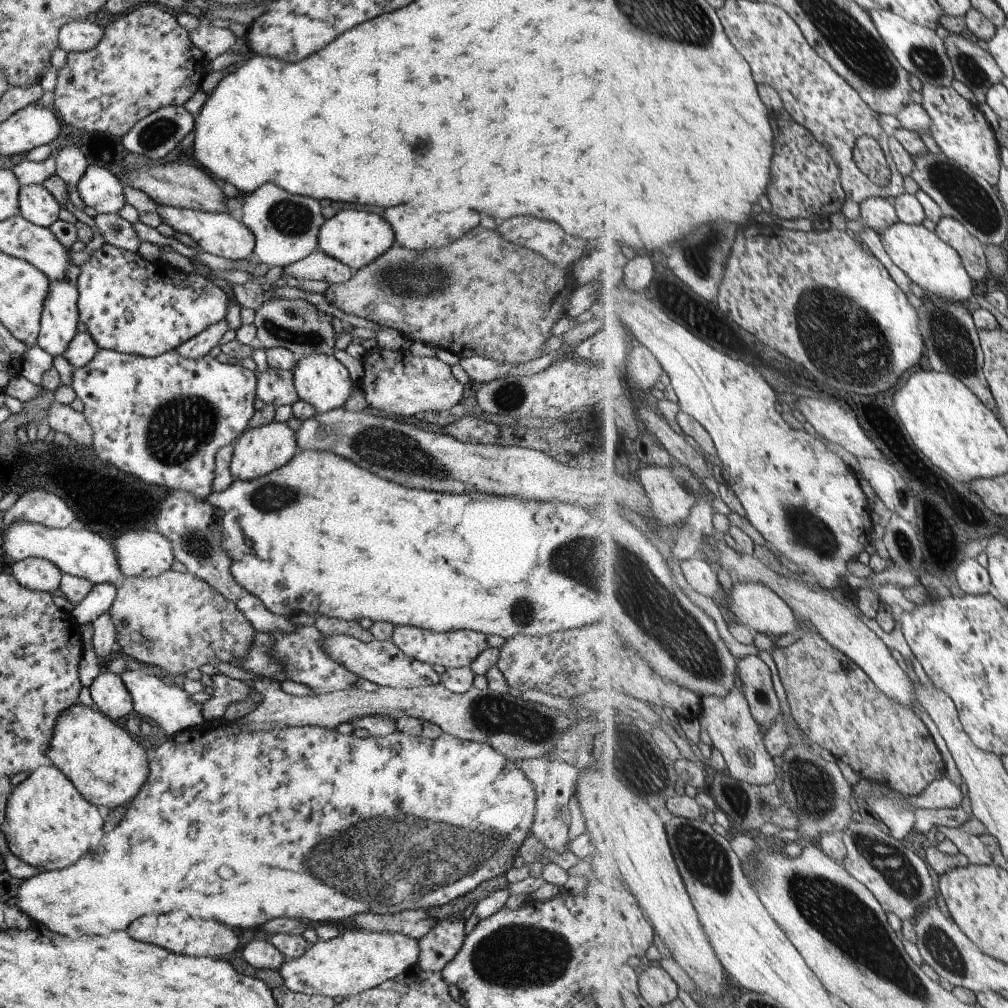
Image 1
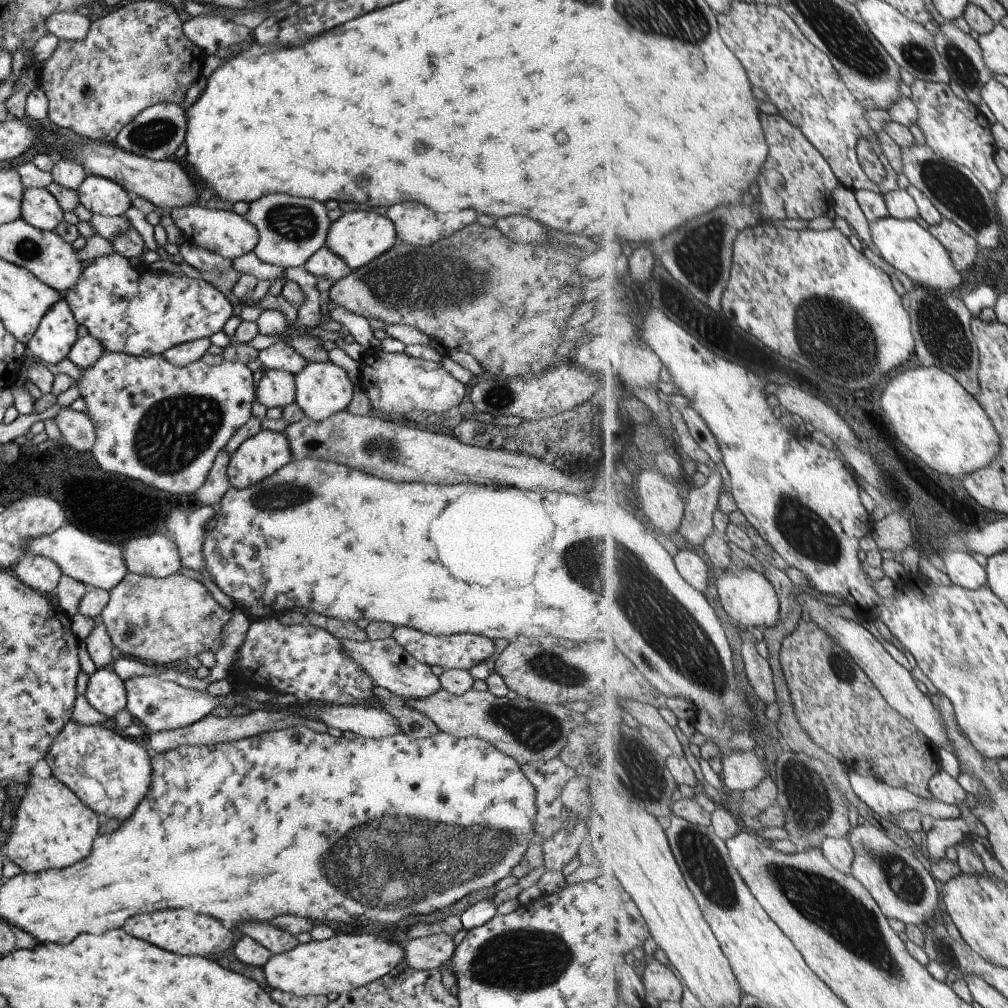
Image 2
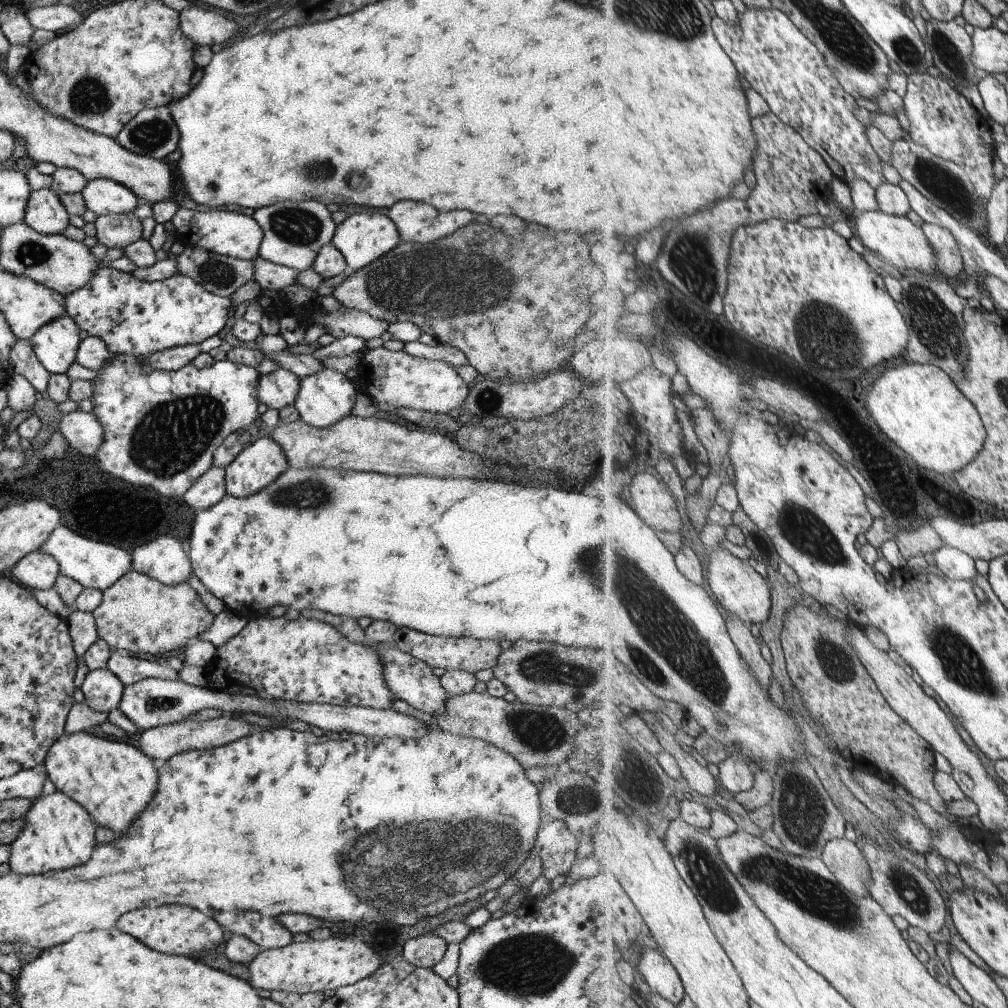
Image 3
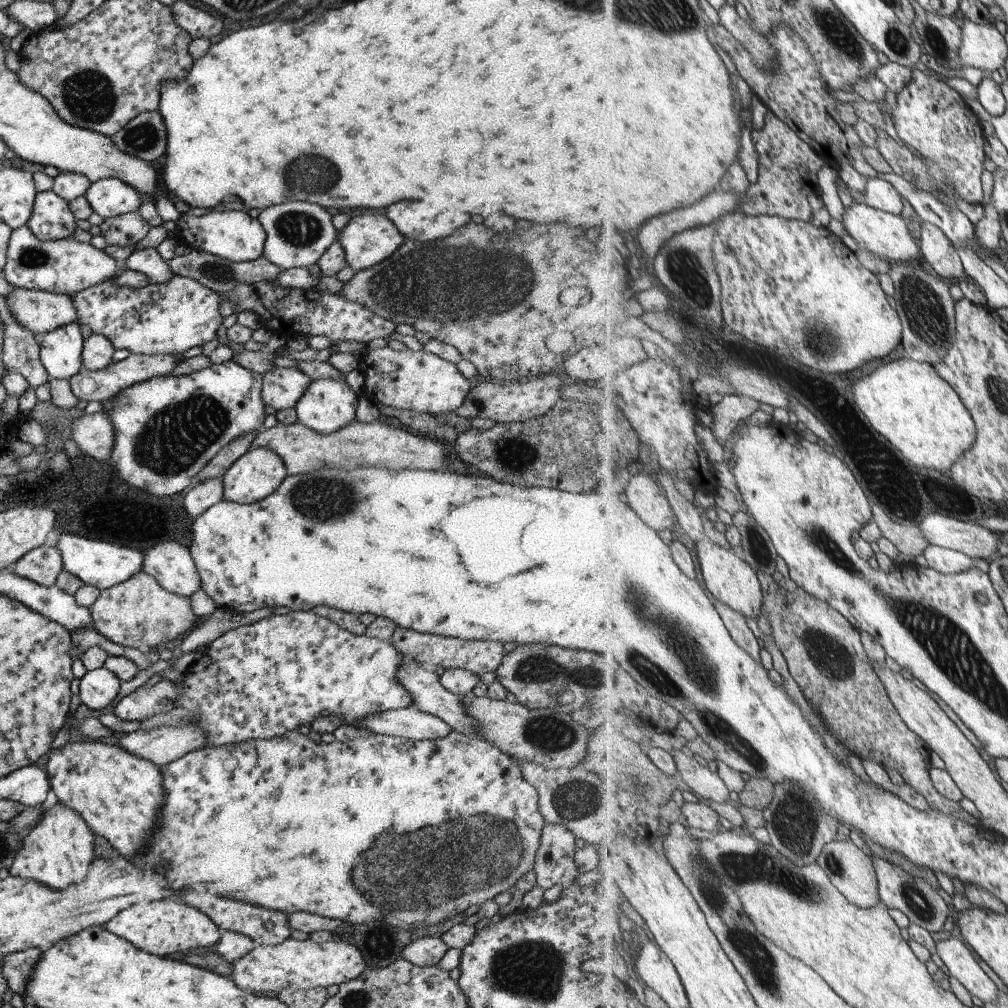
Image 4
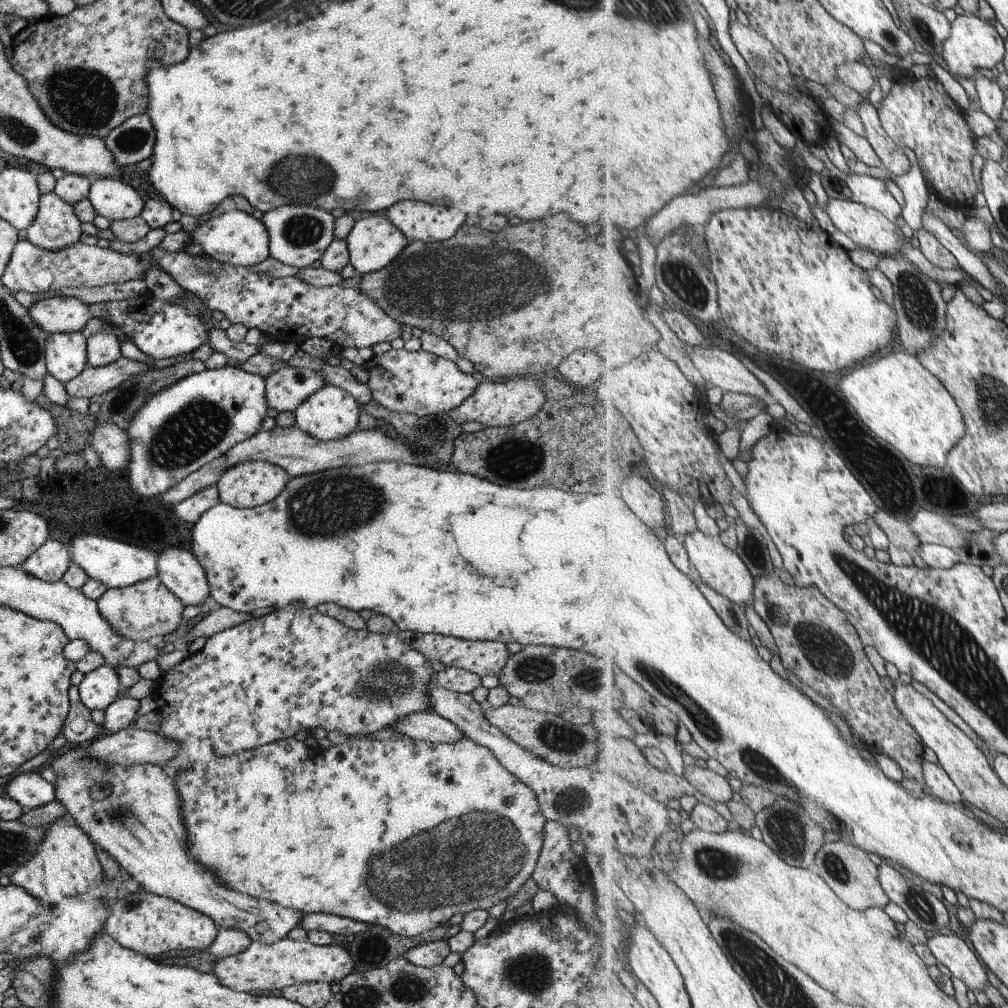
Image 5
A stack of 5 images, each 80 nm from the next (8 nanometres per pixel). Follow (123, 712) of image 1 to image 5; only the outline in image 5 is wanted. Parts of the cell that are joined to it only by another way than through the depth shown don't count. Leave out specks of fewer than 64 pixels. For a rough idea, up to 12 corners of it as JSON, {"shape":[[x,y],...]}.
{"shape":[[105,664],[85,673],[79,700],[105,710],[120,691],[117,673]]}

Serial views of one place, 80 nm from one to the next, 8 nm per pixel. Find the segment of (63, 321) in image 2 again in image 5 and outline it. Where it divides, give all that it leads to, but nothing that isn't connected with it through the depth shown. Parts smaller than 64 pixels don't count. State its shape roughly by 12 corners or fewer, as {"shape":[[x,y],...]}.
{"shape":[[79,331],[48,334],[46,372],[64,384],[86,367]]}

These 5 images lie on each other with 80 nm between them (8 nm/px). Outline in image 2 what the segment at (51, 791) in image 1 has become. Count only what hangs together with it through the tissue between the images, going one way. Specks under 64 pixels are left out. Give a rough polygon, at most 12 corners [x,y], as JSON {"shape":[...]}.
{"shape":[[29,775],[2,847],[23,873],[87,856],[101,816]]}

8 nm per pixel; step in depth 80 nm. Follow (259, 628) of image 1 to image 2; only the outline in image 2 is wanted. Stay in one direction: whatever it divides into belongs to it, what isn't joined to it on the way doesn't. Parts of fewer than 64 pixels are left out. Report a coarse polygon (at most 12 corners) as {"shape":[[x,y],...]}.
{"shape":[[175,506],[163,524],[181,566],[213,581],[204,569],[204,527],[213,507]]}

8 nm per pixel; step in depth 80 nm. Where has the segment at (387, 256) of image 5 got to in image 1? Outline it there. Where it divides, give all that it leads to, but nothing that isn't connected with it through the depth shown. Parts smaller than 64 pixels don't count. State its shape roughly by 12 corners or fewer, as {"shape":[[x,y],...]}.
{"shape":[[340,210],[316,248],[353,274],[395,244],[382,216]]}

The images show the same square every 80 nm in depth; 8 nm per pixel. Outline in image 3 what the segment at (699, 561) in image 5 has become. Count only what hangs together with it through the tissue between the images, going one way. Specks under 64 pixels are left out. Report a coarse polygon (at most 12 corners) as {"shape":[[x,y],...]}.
{"shape":[[727,551],[710,554],[709,585],[746,624],[767,622],[769,582]]}

